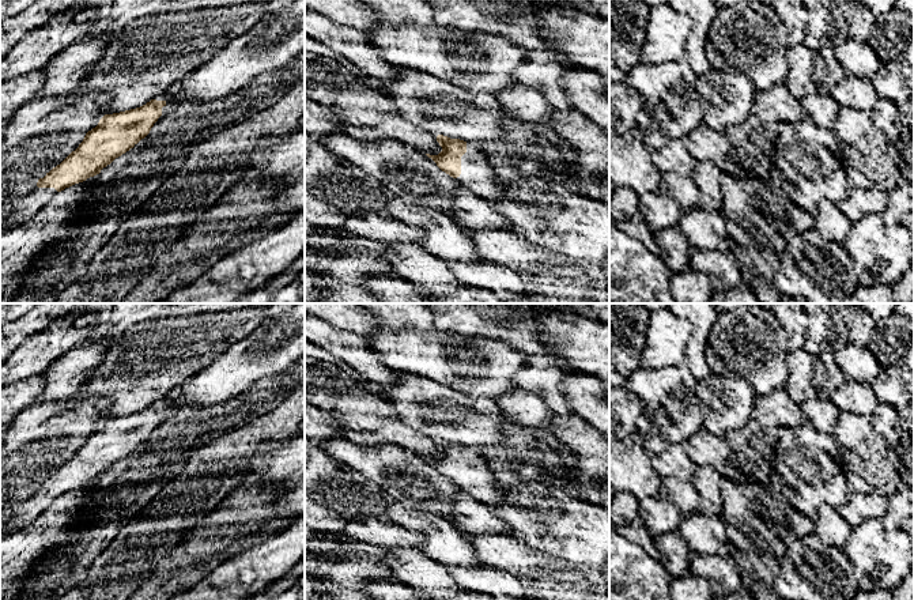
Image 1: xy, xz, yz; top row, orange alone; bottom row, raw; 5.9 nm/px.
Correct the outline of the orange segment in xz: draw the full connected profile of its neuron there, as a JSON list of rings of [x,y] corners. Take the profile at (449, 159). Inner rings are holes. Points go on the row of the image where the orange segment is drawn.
[[[438,135],[437,141],[442,151],[438,155],[426,155],[464,188],[490,201],[506,193],[498,185],[498,176],[490,165],[490,158],[479,148],[479,144],[443,135]]]

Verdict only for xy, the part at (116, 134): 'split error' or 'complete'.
split error

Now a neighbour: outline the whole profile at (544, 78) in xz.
[[[525,50],[525,63],[514,71],[514,79],[541,93],[555,110],[571,110],[560,86],[560,79],[569,71],[544,50]]]

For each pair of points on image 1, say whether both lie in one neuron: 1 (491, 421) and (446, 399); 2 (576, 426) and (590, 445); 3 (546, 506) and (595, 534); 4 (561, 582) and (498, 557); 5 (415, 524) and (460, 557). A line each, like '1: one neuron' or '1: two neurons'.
1: one neuron
2: one neuron
3: one neuron
4: one neuron
5: one neuron

